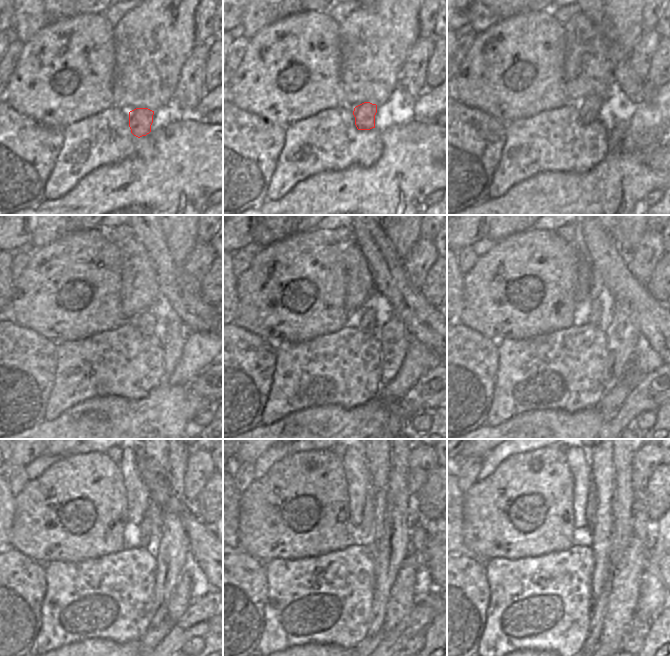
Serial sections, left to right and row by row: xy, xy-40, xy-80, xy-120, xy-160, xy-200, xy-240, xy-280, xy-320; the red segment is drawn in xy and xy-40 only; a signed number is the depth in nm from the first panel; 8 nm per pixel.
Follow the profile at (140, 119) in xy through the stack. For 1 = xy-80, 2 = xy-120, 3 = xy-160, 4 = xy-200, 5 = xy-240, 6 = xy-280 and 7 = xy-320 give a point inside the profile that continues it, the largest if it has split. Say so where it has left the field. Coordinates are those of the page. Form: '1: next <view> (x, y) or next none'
1: next xy-80 (589, 108)
2: next xy-120 (145, 323)
3: next xy-160 (364, 318)
4: next xy-200 (586, 312)
5: next xy-240 (132, 533)
6: next xy-280 (364, 534)
7: next xy-320 (583, 536)

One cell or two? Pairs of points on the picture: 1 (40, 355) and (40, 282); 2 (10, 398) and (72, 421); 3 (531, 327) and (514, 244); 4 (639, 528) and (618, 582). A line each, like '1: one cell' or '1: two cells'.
1: two cells
2: two cells
3: one cell
4: one cell

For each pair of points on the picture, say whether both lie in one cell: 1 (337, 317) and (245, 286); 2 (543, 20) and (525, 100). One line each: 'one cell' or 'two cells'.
1: one cell
2: one cell

